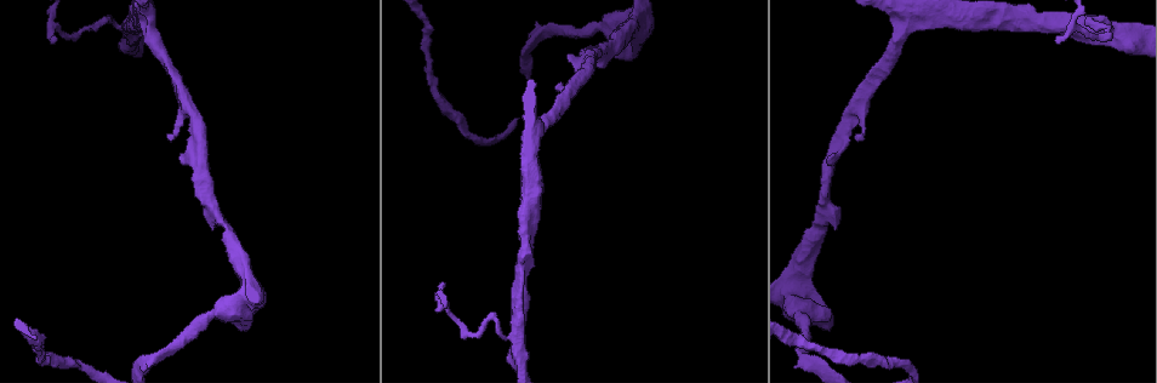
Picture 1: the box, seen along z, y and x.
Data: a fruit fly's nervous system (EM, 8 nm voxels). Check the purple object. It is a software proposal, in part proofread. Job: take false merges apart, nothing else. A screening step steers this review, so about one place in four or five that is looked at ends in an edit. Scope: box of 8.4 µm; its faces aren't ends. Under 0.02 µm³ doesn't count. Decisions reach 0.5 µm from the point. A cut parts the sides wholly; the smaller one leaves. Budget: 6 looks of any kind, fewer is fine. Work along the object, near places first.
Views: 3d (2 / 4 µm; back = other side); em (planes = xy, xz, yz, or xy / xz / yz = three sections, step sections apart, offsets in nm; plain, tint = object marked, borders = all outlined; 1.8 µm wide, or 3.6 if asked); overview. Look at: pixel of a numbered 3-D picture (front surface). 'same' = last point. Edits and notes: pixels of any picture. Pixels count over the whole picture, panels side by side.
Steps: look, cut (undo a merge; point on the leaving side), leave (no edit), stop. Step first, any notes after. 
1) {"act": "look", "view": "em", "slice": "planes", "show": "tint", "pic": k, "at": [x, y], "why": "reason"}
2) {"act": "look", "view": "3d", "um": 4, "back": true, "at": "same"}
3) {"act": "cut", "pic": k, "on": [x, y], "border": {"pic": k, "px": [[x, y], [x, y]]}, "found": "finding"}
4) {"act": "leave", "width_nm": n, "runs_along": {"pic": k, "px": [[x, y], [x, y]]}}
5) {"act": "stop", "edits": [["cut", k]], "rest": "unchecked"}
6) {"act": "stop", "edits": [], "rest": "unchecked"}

{"act": "look", "view": "em", "slice": "planes", "show": "tint", "pic": 1, "at": [1110, 22], "why": "arms run side by side"}

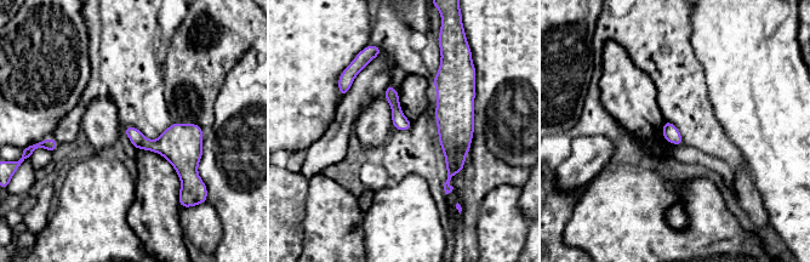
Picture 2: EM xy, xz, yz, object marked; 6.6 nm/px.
{"act": "leave", "runs_along": {"pic": 2, "px": [[389, 89], [397, 115], [405, 127]]}, "found": "continuous, no second neuron"}

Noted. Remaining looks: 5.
{"act": "look", "view": "em", "slice": "yz", "step": 8, "show": "tint", "pic": 1, "at": [798, 315], "why": "thick turns thin"}

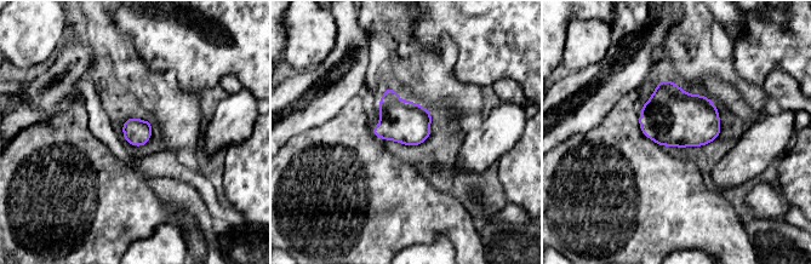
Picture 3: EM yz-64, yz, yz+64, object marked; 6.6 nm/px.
{"act": "look", "view": "em", "slice": "planes", "show": "tint", "at": "same"}

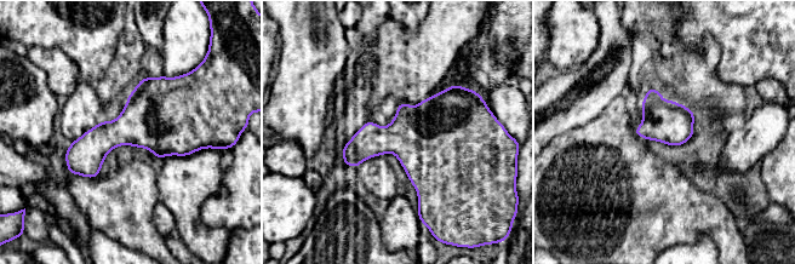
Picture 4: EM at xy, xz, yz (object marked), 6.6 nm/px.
{"act": "leave", "width_nm": 280, "found": "one neuron here"}

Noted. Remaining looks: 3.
{"act": "stop", "edits": [], "rest": "unchecked"}

